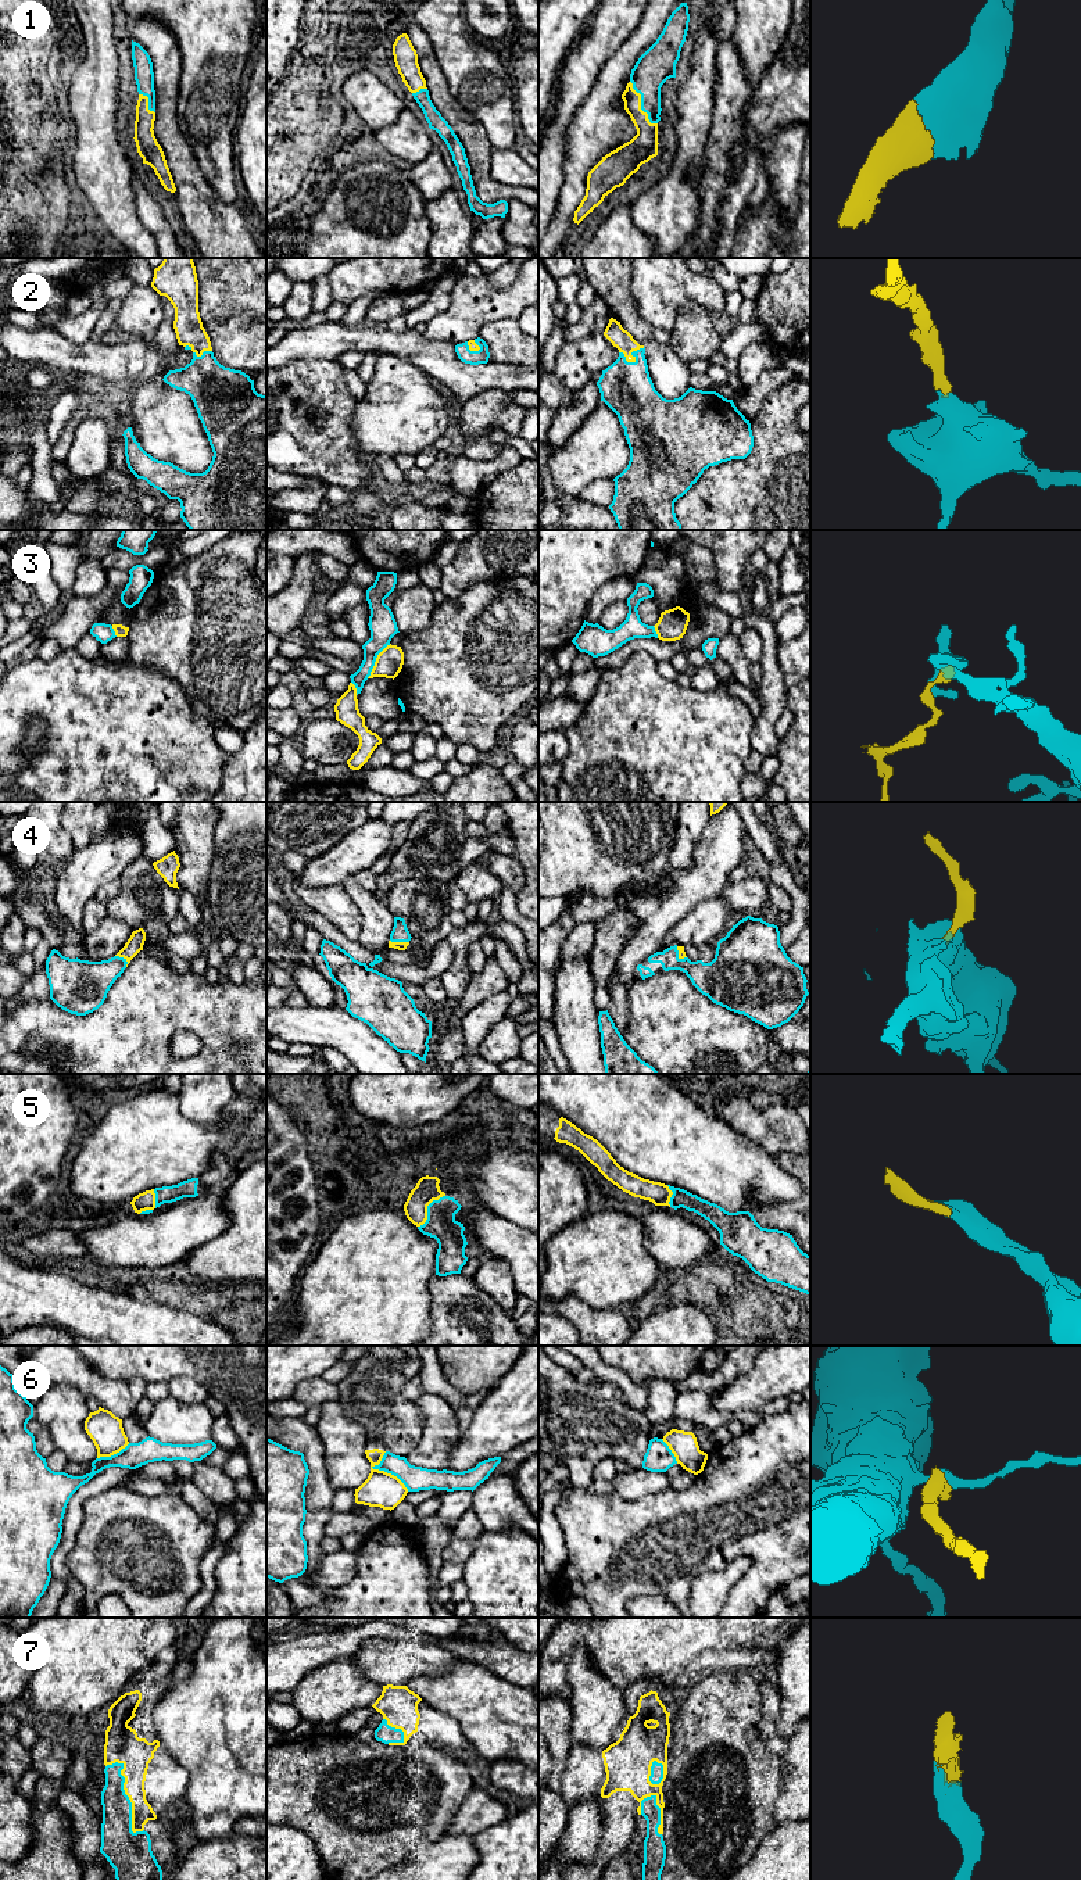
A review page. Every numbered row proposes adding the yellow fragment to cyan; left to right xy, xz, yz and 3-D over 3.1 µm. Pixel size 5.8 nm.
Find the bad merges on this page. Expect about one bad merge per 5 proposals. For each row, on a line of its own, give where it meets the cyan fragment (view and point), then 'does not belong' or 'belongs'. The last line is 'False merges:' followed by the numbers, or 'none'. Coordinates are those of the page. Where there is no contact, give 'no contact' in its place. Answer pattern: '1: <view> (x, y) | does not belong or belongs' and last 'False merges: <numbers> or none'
1: yz (641, 104) | belongs
2: yz (636, 360) | belongs
3: xz (375, 661) | does not belong
4: xz (400, 941) | belongs
5: xz (428, 1209) | belongs
6: xz (383, 1470) | does not belong
7: xy (126, 1796) | belongs
False merges: 3, 6

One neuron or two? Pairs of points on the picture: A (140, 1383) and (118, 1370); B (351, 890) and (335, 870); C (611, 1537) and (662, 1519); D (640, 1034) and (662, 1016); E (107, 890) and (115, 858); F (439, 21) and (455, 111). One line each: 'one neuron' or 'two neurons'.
A: two neurons
B: two neurons
C: one neuron
D: one neuron
E: two neurons
F: two neurons

